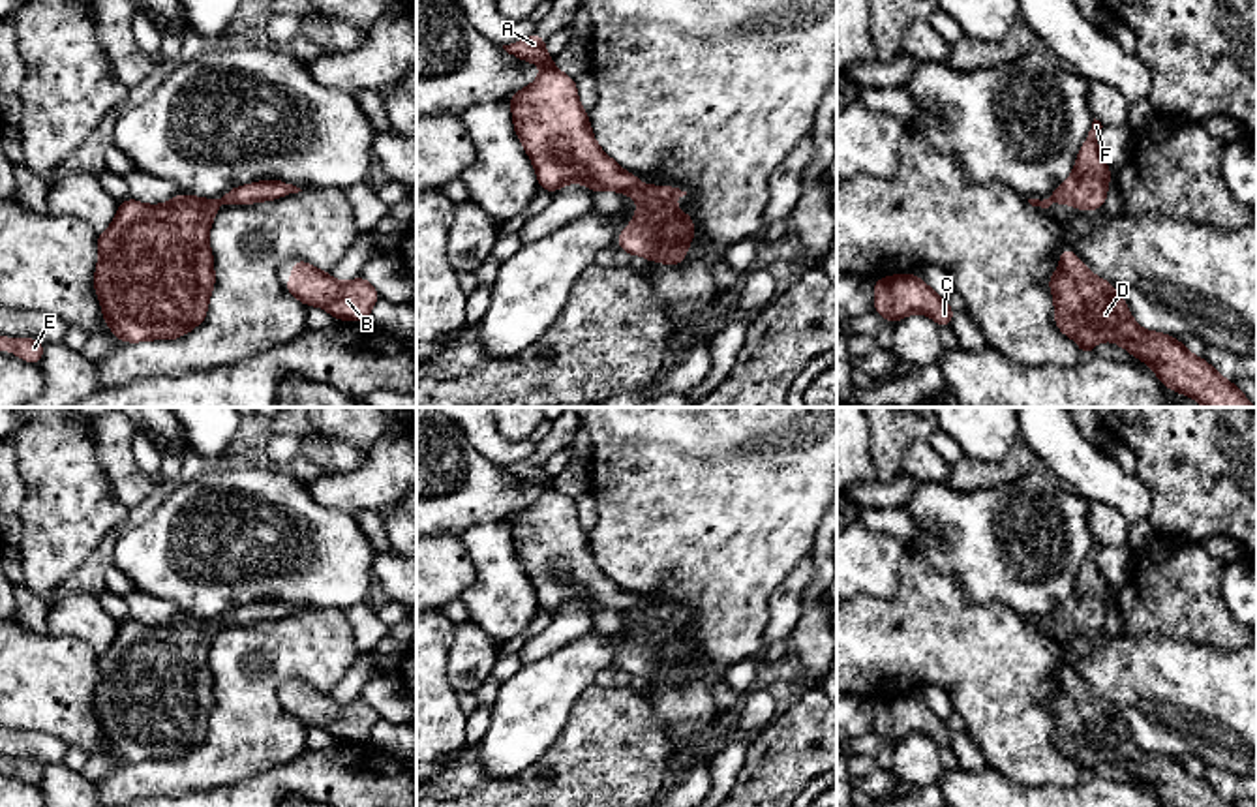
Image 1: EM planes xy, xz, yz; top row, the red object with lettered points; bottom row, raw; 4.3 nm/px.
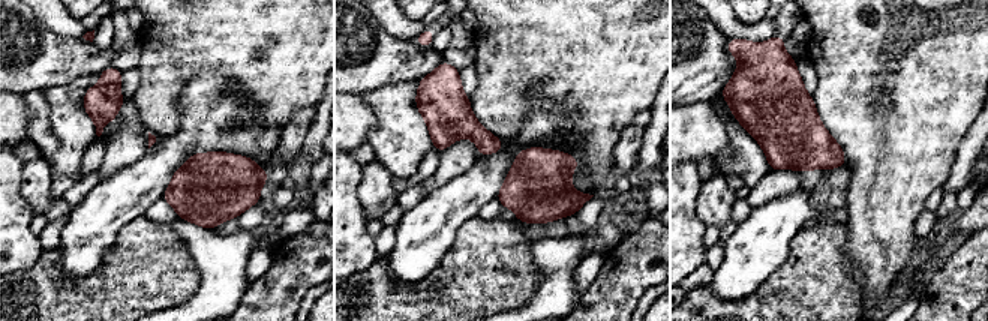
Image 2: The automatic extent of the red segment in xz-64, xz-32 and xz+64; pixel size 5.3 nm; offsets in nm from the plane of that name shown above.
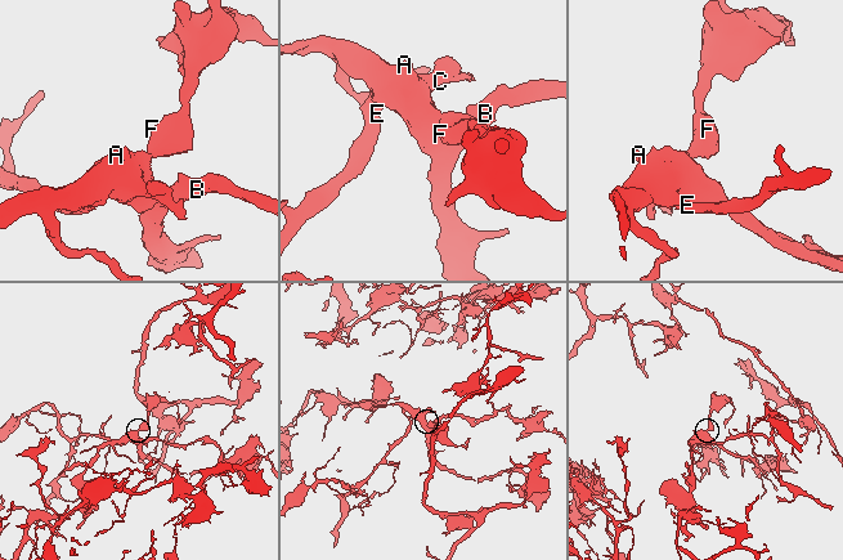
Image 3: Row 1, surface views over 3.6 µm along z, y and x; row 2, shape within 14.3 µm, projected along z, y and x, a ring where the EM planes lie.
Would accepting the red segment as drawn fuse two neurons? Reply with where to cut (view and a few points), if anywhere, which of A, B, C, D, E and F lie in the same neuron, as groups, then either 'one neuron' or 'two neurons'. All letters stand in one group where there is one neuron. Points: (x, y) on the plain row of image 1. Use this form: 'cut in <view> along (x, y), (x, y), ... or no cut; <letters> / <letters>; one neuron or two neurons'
no cut; A B C D E F; one neuron

